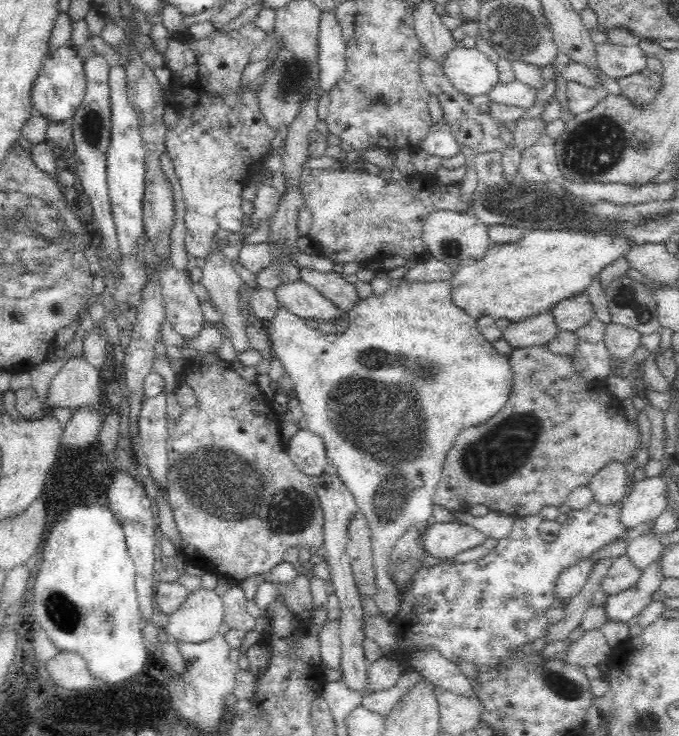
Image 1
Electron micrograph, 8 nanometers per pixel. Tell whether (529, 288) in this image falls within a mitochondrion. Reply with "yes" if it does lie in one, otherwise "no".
no

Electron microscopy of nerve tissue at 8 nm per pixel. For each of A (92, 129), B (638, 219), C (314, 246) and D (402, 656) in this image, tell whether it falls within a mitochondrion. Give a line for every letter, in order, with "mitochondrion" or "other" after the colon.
A: mitochondrion
B: mitochondrion
C: other
D: other

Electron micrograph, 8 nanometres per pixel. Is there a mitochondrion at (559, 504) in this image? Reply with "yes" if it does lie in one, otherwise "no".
no

